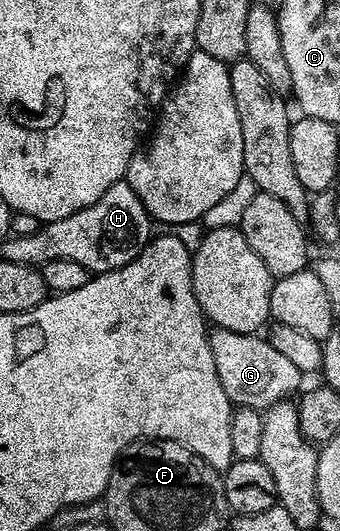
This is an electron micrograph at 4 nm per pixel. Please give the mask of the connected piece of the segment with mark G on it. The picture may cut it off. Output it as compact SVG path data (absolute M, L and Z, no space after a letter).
M213 327L208 341L214 354L218 378L233 405L267 410L279 400L291 397L291 392L301 391L302 374L298 366L292 365L283 354L278 354L278 350L274 350L274 346L270 346L270 342L263 335Z

